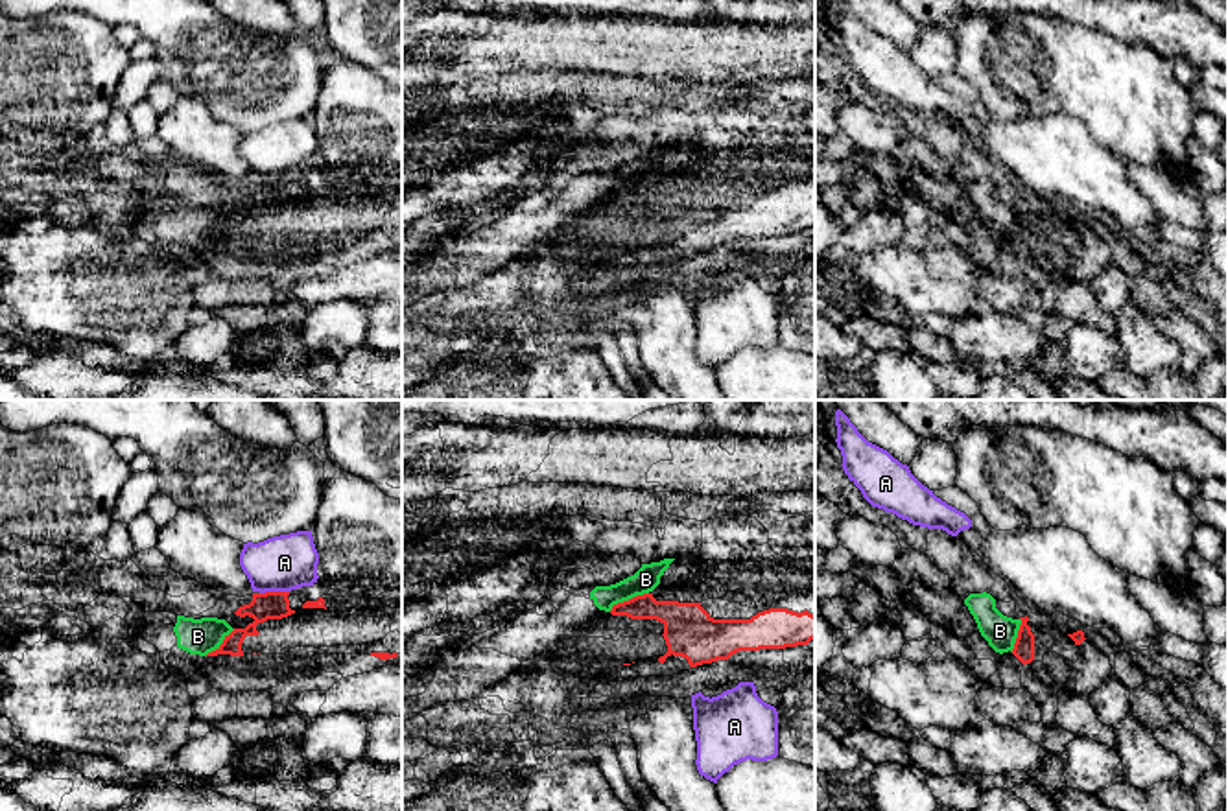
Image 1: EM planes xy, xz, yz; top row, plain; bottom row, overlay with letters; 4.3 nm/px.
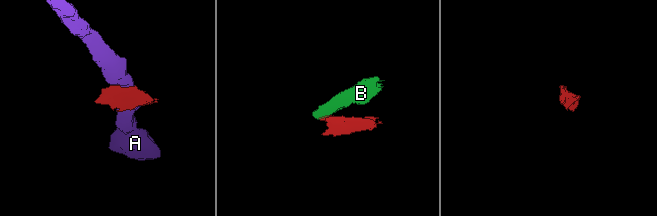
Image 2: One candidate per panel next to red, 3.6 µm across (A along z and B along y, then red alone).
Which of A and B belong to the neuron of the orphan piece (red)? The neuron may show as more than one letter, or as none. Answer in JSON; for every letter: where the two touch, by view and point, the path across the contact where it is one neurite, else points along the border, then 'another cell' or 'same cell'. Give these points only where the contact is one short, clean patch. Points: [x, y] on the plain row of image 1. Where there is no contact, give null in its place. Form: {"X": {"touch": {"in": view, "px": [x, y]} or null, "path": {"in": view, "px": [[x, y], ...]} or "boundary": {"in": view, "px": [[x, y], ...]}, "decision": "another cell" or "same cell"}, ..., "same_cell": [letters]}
{"A": {"touch": {"in": "xy", "px": [273, 179]}, "decision": "another cell"}, "B": {"touch": {"in": "xz", "px": [629, 187]}, "boundary": {"in": "xz", "px": [[648, 179], [618, 188], [609, 198]]}, "decision": "another cell"}, "same_cell": []}

